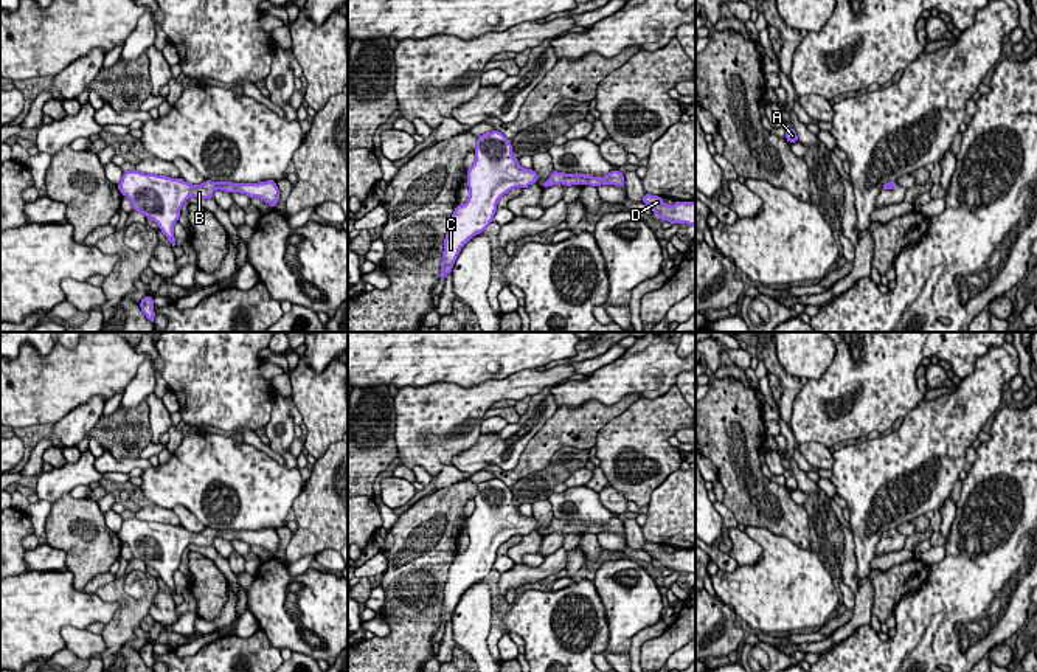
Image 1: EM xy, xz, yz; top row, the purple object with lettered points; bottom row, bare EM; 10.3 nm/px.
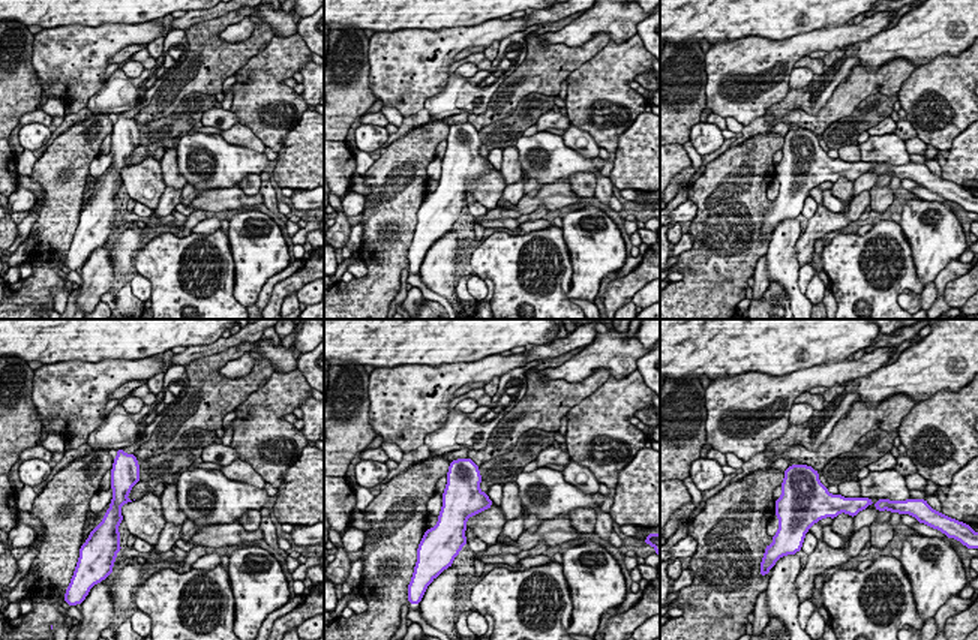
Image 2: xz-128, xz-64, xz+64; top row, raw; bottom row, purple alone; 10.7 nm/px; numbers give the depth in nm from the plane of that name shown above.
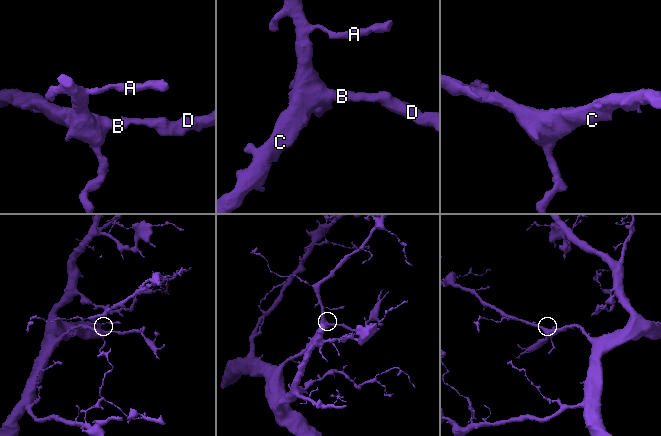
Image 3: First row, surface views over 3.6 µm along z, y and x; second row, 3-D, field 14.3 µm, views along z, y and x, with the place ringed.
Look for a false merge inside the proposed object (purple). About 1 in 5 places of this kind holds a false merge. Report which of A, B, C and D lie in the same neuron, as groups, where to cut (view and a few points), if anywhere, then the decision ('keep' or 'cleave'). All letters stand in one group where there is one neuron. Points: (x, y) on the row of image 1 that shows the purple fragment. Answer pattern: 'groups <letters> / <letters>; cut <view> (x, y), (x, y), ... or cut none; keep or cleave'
groups A B C D; cut none; keep

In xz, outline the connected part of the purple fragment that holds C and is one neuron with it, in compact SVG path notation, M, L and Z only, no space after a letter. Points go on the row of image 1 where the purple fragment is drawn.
M498 130L477 138L475 161L466 171L469 199L455 208L449 220L439 279L452 272L461 248L491 225L497 202L505 194L537 183L537 172L522 168L512 151L511 140Z

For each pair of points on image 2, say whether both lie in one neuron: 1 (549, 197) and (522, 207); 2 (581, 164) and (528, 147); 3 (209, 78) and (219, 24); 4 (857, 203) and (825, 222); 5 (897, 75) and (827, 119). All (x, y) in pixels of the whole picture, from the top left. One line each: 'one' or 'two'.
1: one
2: one
3: one
4: one
5: one

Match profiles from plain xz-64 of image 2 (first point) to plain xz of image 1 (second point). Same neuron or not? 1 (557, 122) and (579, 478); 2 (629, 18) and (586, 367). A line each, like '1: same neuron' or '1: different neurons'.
1: same neuron
2: different neurons

